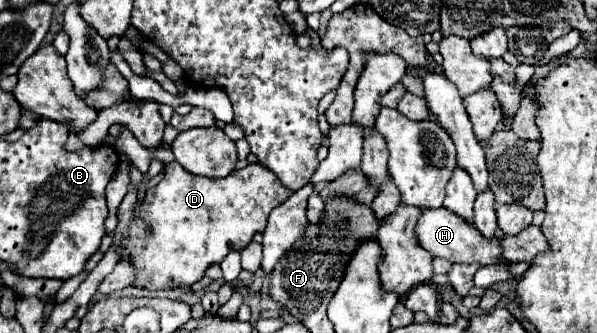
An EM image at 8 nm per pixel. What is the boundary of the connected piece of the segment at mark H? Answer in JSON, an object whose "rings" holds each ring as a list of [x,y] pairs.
{"rings":[[[437,208],[437,210],[425,210],[423,216],[419,218],[419,224],[415,228],[417,232],[417,238],[419,238],[419,244],[429,250],[433,256],[439,256],[439,258],[445,258],[453,264],[479,264],[479,266],[485,266],[485,264],[499,264],[503,260],[503,250],[501,250],[501,238],[497,236],[495,240],[487,240],[487,236],[479,236],[479,230],[447,212],[447,208]]]}

